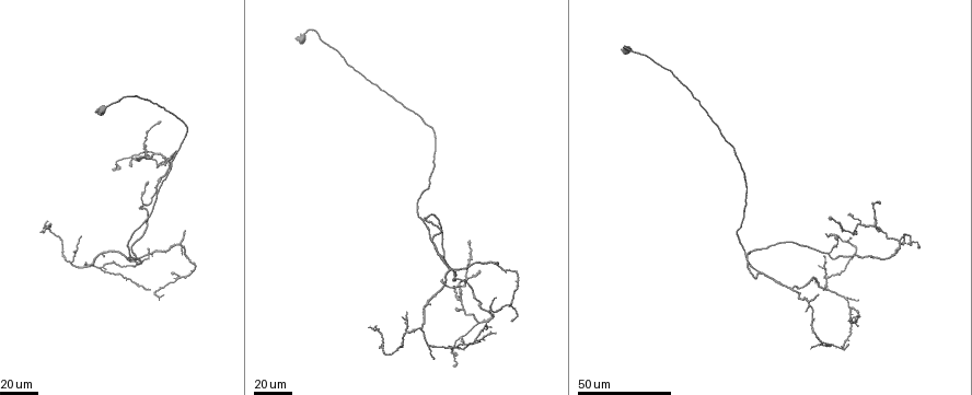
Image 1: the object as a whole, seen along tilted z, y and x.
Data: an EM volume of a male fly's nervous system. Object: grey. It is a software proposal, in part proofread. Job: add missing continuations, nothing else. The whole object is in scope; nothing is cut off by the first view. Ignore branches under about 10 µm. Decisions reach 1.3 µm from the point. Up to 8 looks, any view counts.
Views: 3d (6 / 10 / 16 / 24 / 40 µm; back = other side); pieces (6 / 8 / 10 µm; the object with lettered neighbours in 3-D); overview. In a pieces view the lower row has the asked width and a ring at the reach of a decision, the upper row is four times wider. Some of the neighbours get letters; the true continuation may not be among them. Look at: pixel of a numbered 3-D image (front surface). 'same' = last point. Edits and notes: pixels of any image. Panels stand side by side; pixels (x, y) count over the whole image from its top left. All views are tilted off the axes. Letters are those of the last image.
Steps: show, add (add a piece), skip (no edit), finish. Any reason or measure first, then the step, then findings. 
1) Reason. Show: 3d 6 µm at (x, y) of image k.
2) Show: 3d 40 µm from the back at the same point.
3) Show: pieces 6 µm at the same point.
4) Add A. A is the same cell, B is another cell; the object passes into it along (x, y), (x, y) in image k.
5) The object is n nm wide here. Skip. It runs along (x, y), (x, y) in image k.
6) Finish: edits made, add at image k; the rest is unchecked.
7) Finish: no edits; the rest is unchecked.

Free end. Show: 3d 40 µm at (511, 321) of image 1.

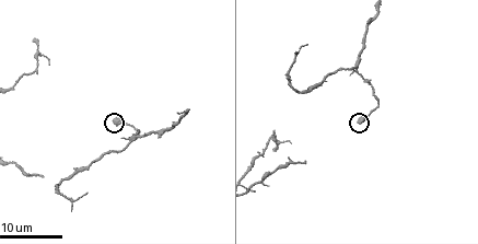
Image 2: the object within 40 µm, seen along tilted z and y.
Zoom in. Show: 3d 10 µm at (357, 122) of image 2.

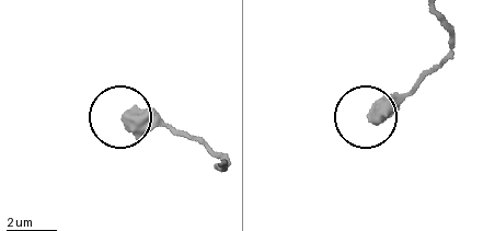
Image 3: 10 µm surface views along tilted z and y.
Show: pieces 6 µm at (126, 118) of image 3.

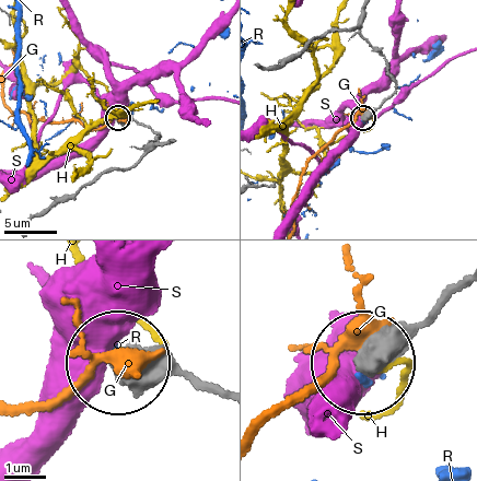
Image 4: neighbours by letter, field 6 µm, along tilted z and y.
Skip. G, H, R and S are other cells; it runs along (364, 15), (362, 37), (396, 84), (365, 117) in image 4; none of them fits.

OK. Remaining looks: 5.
End of a long branch. Show: 3d 24 µm at (305, 164) of image 2.

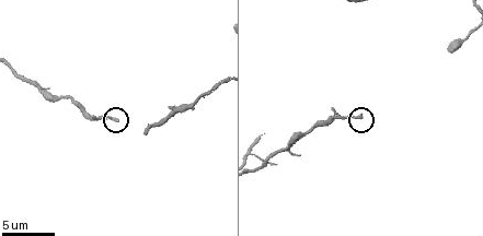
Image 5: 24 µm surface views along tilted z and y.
What lies round it. Show: pieces 8 µm at (362, 117) of image 5.

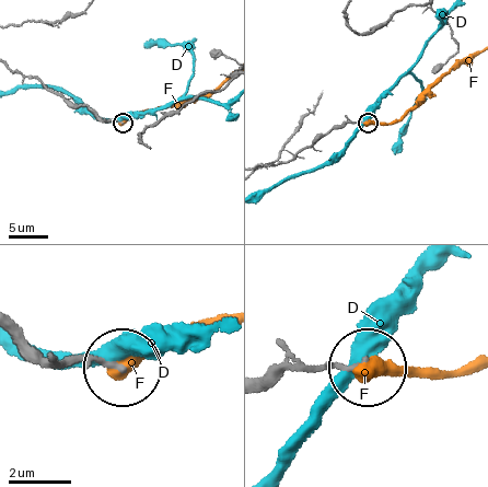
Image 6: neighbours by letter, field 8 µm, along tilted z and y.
The object is 180 nm wide here. Skip. D and F are other cells; it runs along (263, 164), (291, 159), (346, 124), (367, 122) in image 6; none of them fits.

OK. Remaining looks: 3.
Branch stops here. Show: 3d 40 µm at (458, 356) of image 1.

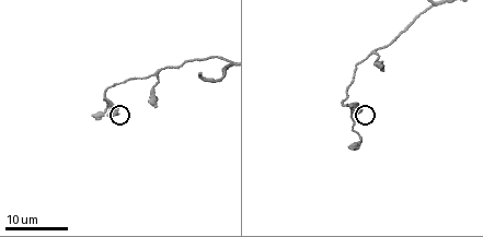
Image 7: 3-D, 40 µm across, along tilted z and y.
What lies round it. Show: pieces 10 µm at (358, 109) of image 7.

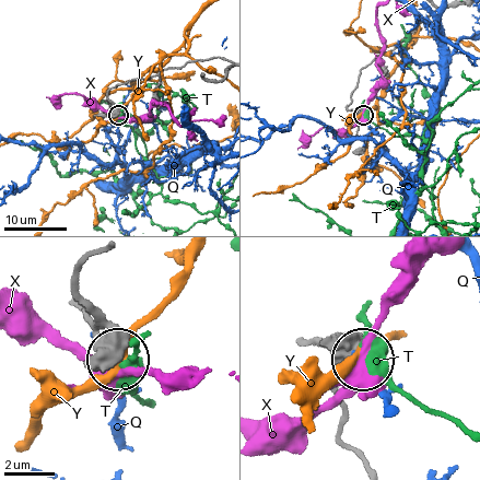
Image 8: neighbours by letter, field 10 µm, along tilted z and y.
Skip. Q, T, X and Y are other cells; no lettered piece goes on from it.

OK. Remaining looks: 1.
Finish: no edits; the rest is unchecked.

